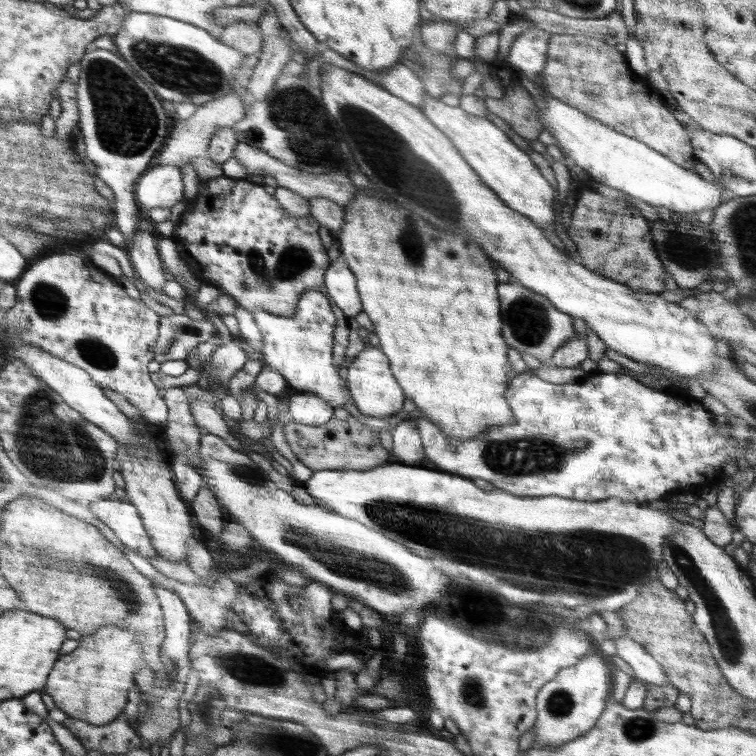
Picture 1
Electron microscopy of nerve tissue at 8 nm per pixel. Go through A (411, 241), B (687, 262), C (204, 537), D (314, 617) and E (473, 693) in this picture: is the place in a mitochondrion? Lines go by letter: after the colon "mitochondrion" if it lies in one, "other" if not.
A: mitochondrion
B: mitochondrion
C: other
D: other
E: mitochondrion

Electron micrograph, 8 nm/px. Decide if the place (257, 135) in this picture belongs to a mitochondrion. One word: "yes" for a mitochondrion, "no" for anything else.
yes

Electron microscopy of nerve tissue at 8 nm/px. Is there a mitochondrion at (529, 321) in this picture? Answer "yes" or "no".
yes

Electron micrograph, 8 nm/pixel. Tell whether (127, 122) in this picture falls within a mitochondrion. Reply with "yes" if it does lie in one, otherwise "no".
yes

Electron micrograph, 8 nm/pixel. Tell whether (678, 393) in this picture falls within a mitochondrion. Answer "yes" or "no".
no

